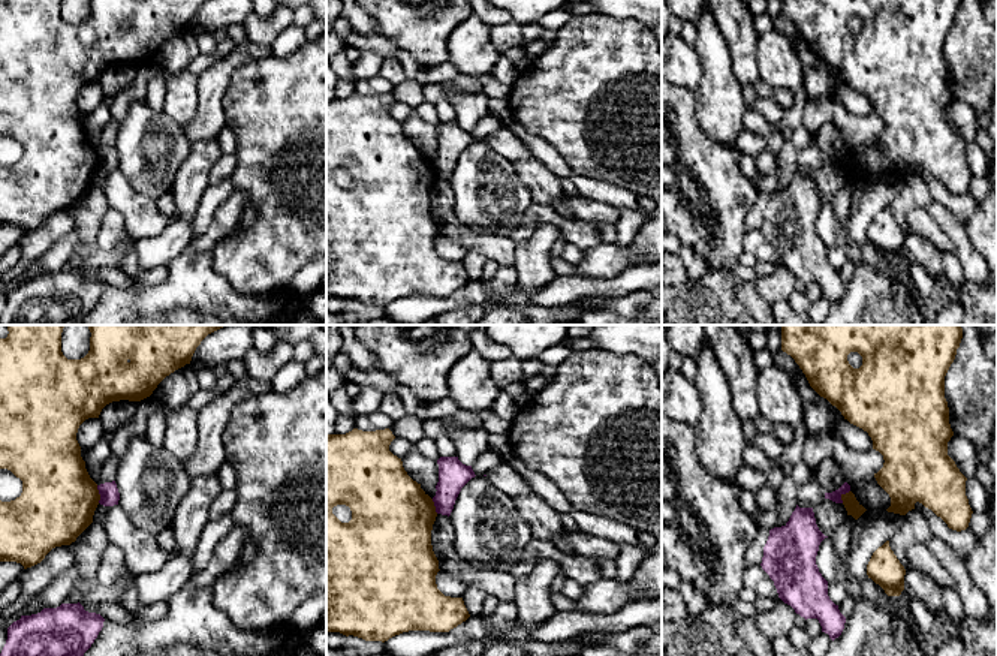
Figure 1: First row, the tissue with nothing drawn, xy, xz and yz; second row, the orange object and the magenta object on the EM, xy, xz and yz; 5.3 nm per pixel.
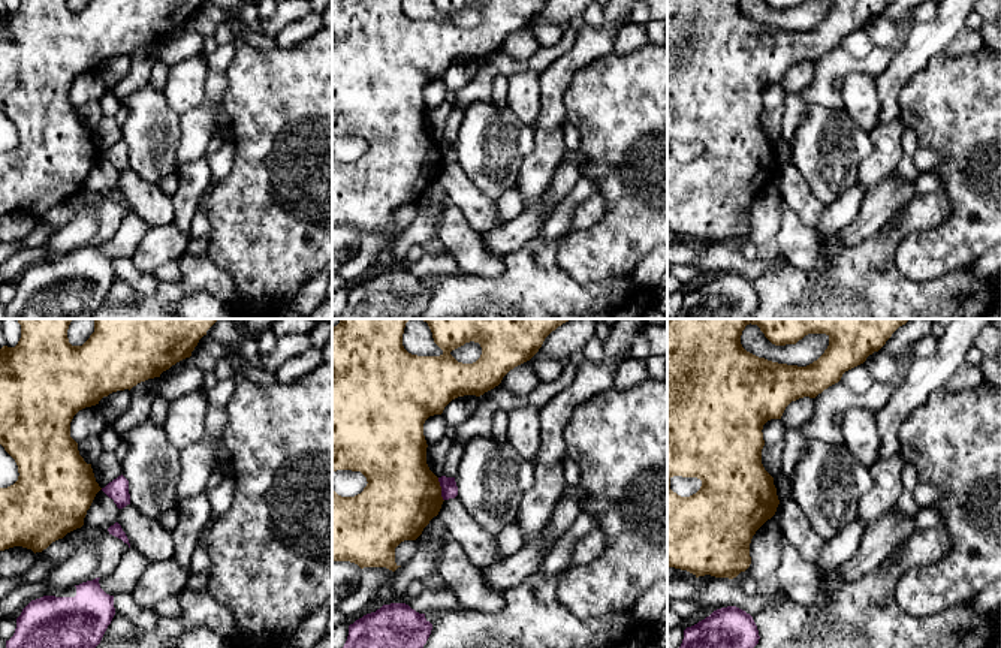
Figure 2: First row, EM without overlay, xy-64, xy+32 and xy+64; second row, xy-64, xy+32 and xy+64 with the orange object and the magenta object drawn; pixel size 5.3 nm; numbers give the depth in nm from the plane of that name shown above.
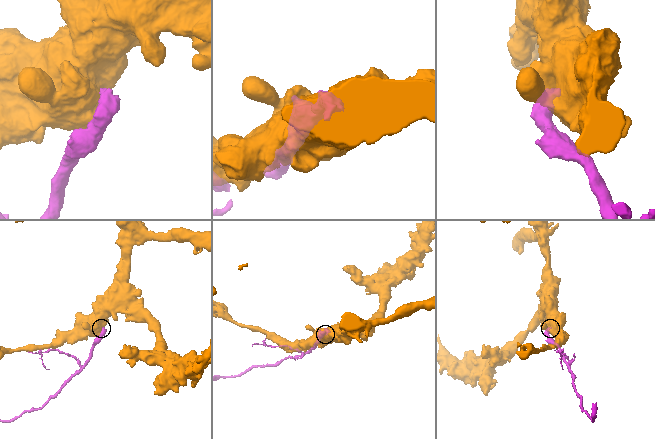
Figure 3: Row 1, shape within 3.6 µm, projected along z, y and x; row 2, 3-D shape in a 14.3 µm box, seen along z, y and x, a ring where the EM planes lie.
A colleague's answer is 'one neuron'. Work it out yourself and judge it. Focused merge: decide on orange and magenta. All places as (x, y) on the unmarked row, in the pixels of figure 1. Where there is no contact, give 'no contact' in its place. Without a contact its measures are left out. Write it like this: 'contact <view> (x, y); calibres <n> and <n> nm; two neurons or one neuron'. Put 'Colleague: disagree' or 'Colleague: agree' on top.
Colleague: disagree
contact xy (99, 159); calibres 400 and 110 nm; two neurons

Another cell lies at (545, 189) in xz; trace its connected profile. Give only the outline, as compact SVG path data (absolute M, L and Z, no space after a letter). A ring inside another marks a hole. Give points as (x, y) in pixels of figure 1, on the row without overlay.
M534 156L513 162L519 180L528 187L533 204L555 207L566 195L560 177Z

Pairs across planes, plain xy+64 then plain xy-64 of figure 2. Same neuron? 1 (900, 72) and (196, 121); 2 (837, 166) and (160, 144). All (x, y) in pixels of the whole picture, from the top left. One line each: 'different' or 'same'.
1: same
2: same

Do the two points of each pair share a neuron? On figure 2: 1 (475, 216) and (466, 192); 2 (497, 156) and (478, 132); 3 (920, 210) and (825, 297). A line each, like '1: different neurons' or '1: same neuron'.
1: same neuron
2: same neuron
3: same neuron

